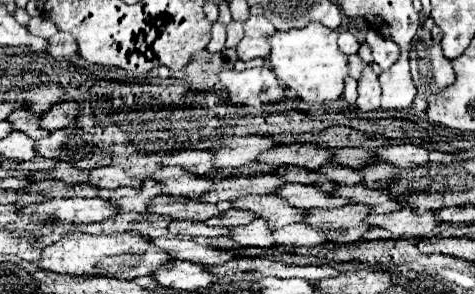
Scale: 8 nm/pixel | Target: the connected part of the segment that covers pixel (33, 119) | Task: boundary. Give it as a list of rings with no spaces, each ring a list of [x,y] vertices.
[[[19,108],[19,110],[11,112],[7,120],[13,122],[13,128],[15,128],[15,130],[27,132],[27,134],[33,136],[35,140],[41,140],[41,138],[49,136],[49,130],[41,128],[41,116],[29,112],[27,108]]]

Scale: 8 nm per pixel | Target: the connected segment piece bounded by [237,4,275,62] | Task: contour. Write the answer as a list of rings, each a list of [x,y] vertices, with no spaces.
[[[259,4],[251,6],[249,20],[243,22],[243,30],[245,30],[245,36],[237,44],[237,58],[241,62],[247,62],[257,56],[267,56],[269,44],[267,44],[265,36],[275,32],[275,26],[263,16],[263,8]]]

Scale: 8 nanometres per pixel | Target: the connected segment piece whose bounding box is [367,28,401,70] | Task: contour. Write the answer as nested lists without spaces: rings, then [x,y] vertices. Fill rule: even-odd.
[[[369,28],[369,32],[367,32],[367,44],[373,50],[375,62],[383,70],[387,70],[391,64],[395,64],[399,60],[399,56],[401,56],[397,44],[393,44],[393,40],[385,40],[383,36],[377,36],[377,32],[373,32],[373,28]]]

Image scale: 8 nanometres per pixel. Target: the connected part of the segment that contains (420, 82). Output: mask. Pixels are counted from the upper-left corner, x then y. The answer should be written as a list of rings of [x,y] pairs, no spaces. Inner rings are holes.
[[[415,40],[409,50],[411,74],[419,92],[419,98],[425,98],[427,92],[437,92],[449,86],[455,80],[451,62],[443,56],[441,46],[433,40]]]

